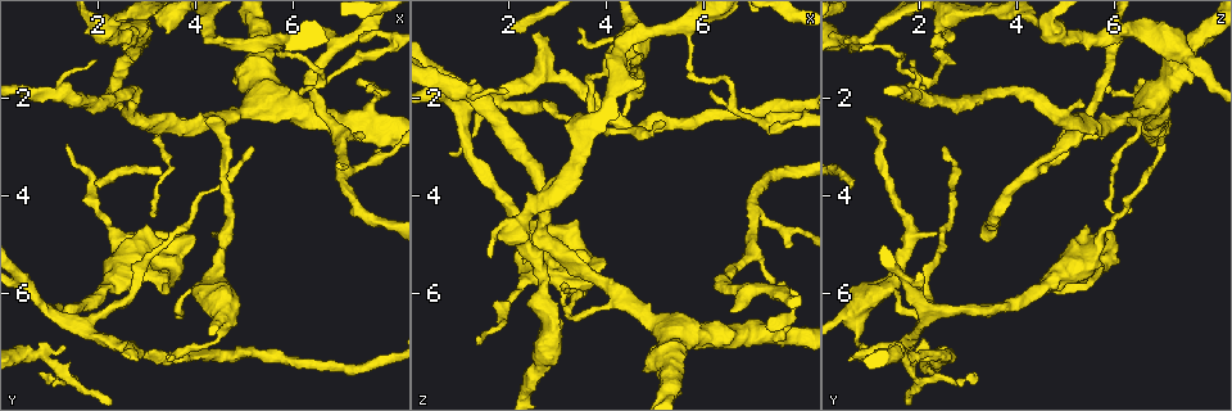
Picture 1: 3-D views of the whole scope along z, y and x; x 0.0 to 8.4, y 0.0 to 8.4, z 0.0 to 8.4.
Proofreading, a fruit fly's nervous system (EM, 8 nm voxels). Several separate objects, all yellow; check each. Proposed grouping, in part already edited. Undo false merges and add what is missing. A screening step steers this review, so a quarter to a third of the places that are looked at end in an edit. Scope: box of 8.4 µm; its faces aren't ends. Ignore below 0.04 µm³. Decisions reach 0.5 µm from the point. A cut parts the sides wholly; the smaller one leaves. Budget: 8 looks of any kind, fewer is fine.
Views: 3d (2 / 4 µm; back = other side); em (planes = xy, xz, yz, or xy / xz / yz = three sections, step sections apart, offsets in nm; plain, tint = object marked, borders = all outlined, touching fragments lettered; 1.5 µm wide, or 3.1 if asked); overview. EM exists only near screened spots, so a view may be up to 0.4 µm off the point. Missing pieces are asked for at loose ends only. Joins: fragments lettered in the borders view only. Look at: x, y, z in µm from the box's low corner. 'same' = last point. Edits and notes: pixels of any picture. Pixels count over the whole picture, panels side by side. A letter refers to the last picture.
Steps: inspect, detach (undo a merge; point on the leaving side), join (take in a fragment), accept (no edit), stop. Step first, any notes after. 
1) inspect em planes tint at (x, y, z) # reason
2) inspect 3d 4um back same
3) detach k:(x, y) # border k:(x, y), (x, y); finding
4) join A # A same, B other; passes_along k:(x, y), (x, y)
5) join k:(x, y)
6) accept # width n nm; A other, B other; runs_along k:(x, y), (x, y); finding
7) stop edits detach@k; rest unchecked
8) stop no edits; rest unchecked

inspect 3d 2um at (2.30, 2.15, 5.35) # branch stops here

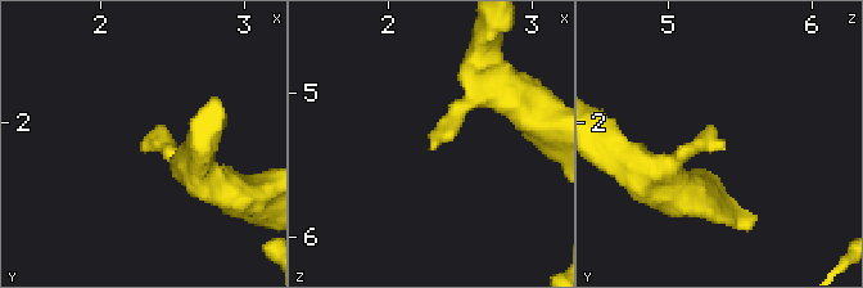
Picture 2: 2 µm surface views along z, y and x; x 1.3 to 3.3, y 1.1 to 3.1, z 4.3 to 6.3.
inspect em planes borders at (2.30, 2.20, 5.34)

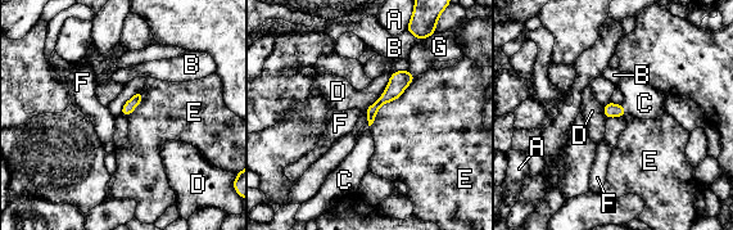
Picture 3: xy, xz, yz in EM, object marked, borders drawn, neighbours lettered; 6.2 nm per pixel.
join C # longest_contact E 440 nm; A other, B other, C same, D other, E other, F other, G other; the neuron continues

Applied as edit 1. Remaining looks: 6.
inspect 3d 2um at (2.55, 1.35, 7.65) # calibre changes

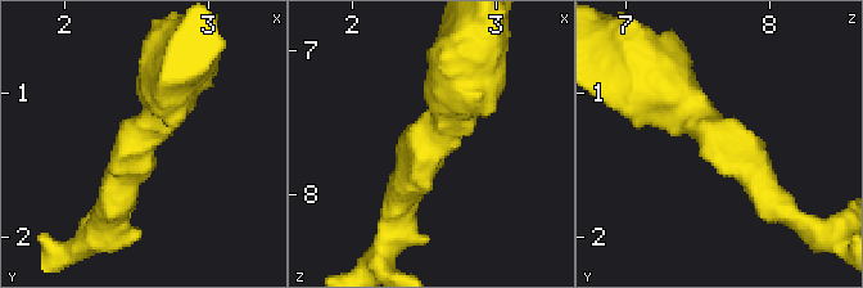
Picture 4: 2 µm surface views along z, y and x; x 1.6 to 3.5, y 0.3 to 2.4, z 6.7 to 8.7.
inspect em planes borders at (2.52, 1.32, 7.64) # arm_widths 200, 460 nm

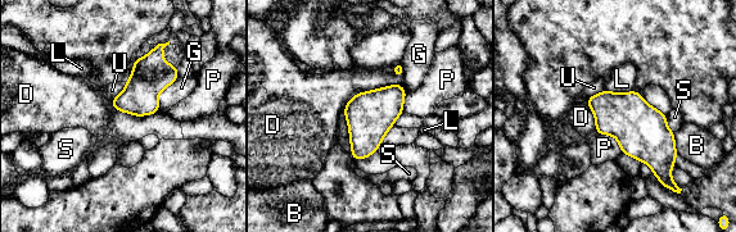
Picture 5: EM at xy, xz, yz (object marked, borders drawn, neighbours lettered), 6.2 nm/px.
accept # B other, D other, G other, L other, P other, S other, U other; border 5:(596, 132), (612, 135), (622, 153); continuous, no second neuron

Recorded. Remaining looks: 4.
inspect em xy step 8 tint at (5.20, 3.10, 2.50) # tapers out

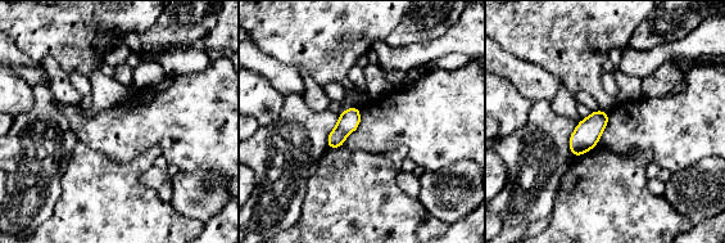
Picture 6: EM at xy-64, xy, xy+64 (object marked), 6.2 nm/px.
inspect em planes borders same # another direction

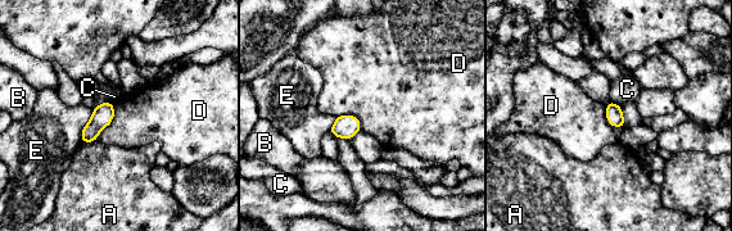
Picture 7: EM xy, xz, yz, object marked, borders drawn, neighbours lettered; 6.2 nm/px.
accept # width 110 nm; longest_contact D 260 nm; A other, B other, C other, D other, E other; no lettered fragment goes on from it

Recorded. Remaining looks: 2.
stop edits join@3; rest unchecked

